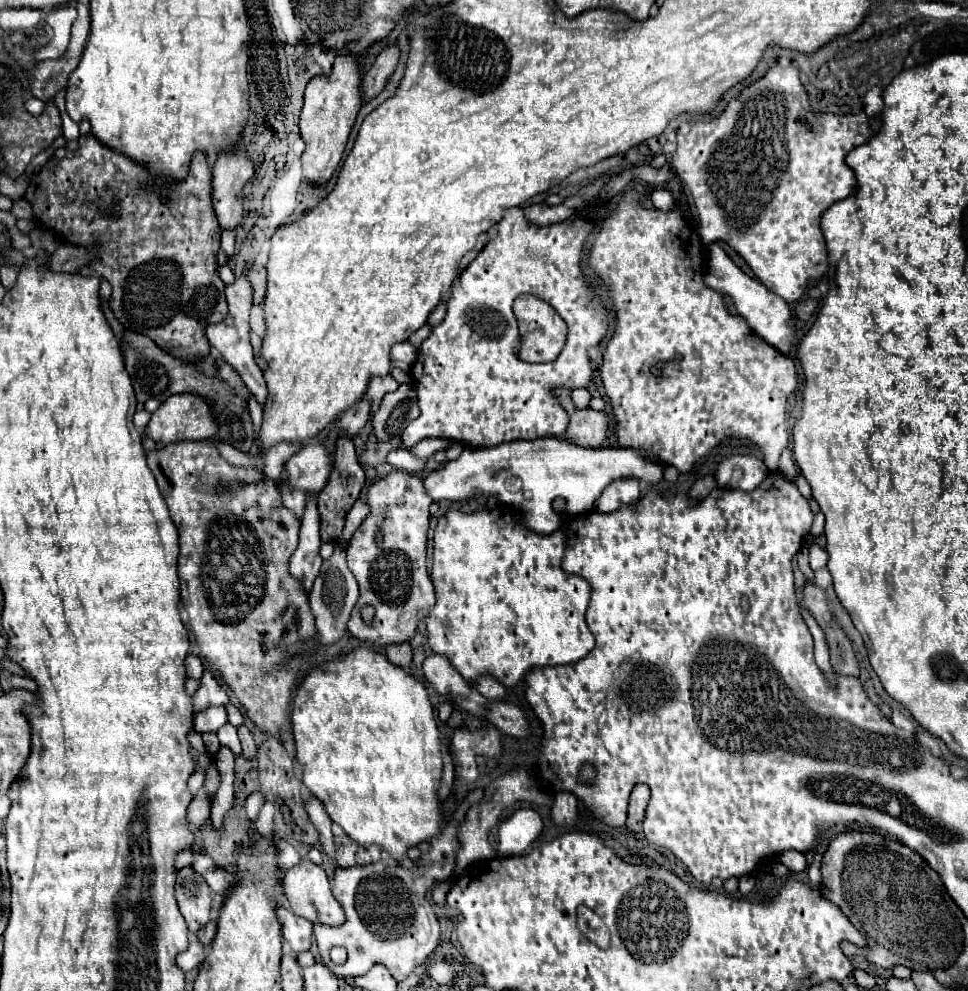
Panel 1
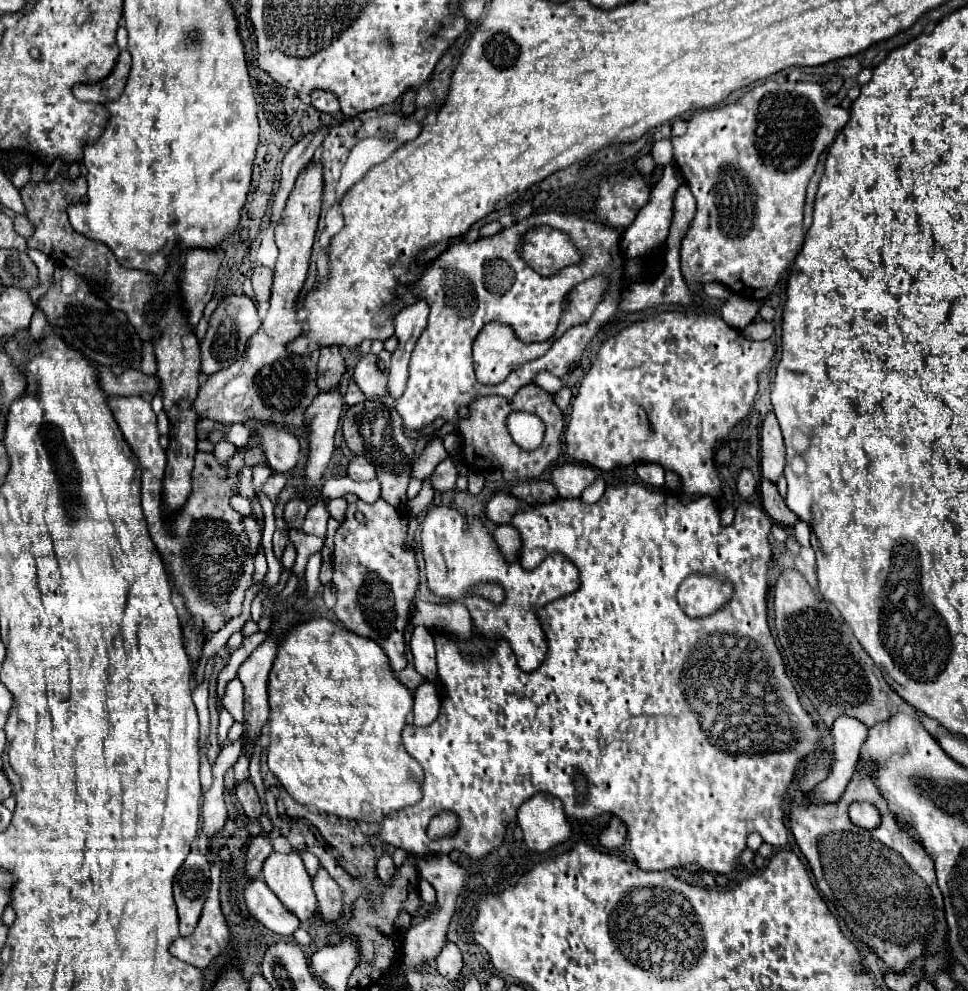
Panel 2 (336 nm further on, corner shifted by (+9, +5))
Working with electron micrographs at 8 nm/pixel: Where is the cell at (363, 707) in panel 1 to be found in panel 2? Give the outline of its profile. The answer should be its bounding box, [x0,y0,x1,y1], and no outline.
[267,617,421,821]

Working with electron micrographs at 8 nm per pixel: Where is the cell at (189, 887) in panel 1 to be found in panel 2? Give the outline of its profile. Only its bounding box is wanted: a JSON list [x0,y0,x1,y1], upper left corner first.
[173,853,209,935]

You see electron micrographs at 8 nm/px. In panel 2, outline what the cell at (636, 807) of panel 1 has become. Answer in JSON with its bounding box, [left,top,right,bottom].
[599,817,627,849]

